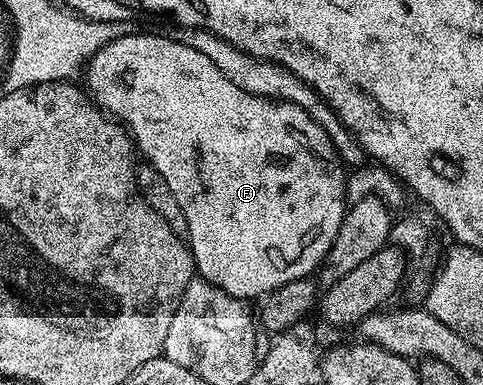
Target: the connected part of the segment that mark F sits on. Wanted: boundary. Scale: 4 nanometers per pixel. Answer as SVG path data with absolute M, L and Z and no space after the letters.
M135 32L102 46L102 50L98 50L98 54L88 61L83 83L96 107L127 127L135 151L151 168L158 170L162 178L166 178L166 186L170 186L174 198L178 198L178 206L182 206L182 214L186 214L186 243L192 249L197 273L214 286L226 290L226 294L245 302L252 302L255 296L263 298L274 289L286 286L286 282L311 277L323 265L331 250L346 211L346 169L336 155L336 148L326 130L322 130L322 126L318 126L318 122L314 122L314 118L310 118L310 114L298 106L284 100L267 100L264 96L246 94L246 90L230 82L230 78L226 78L222 70L218 70L218 66L206 58L206 54L190 50L190 46L183 44L179 38L172 37L171 40L168 36L155 36L152 32Z

